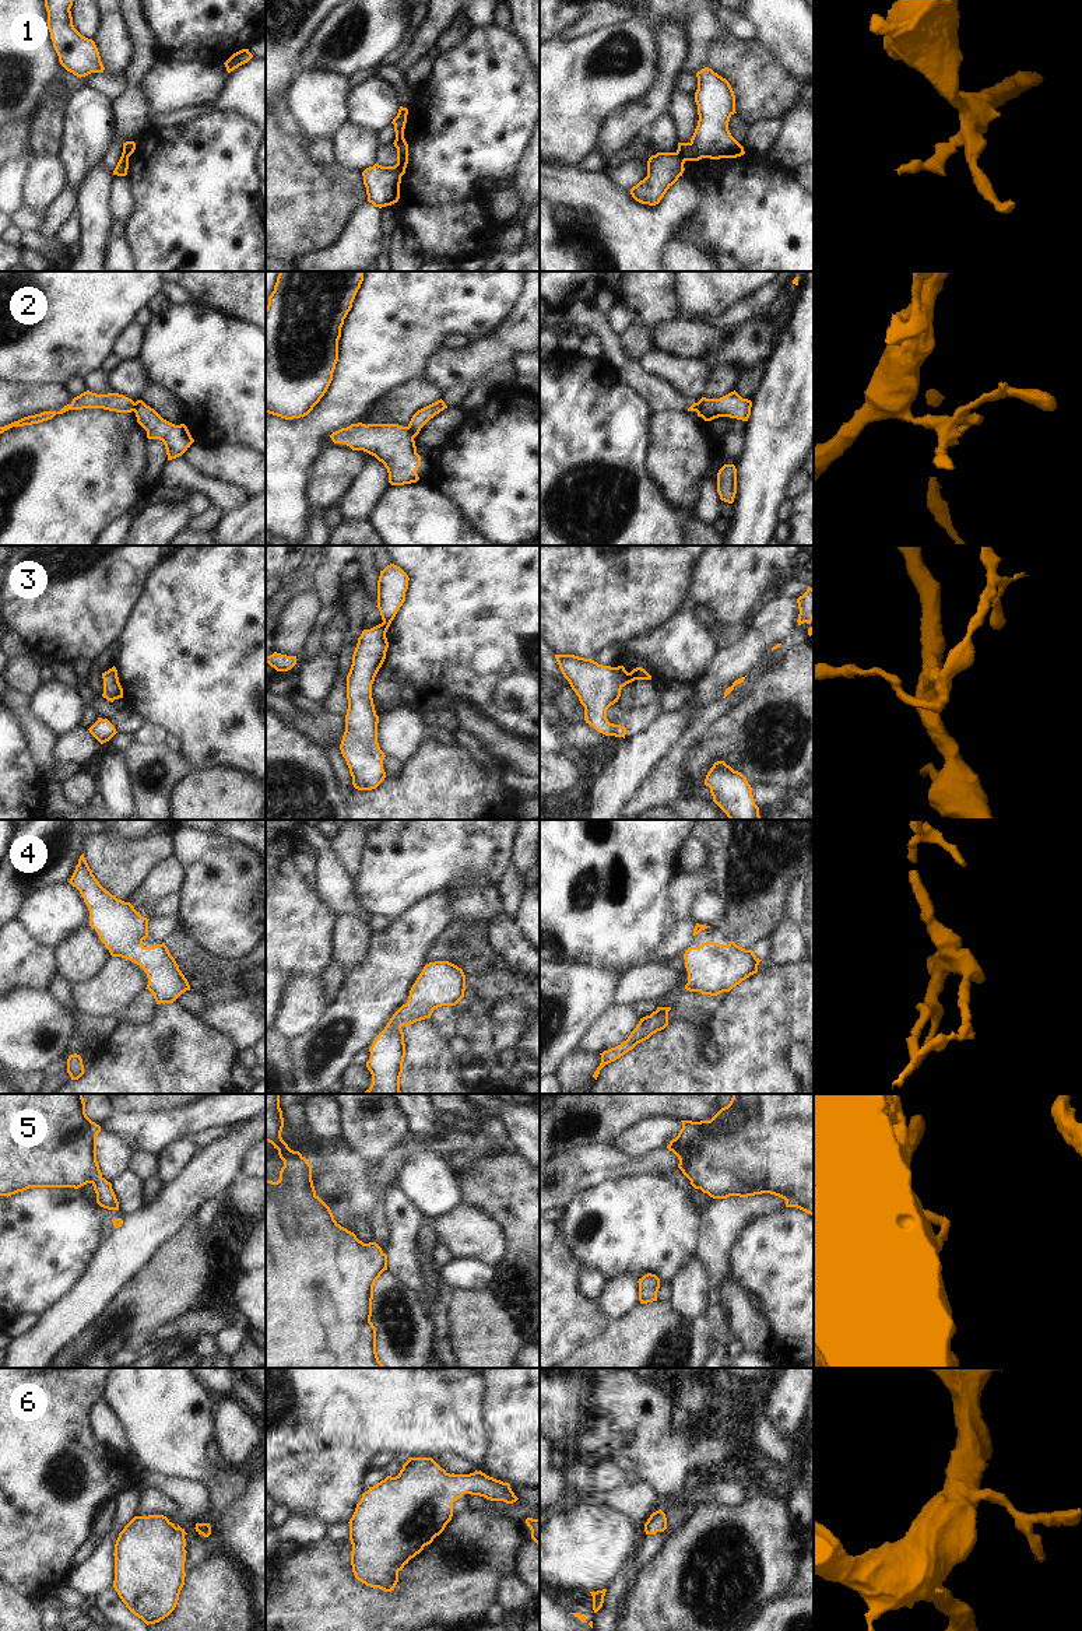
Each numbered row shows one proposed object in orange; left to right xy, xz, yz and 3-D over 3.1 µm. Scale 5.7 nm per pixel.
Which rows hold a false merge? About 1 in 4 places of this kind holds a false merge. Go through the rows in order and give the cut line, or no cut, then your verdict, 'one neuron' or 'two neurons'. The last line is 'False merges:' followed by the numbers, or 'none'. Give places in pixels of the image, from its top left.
1: cut yz (677, 151), (685, 160); two neurons
2: cut yz (695, 403), (710, 420); two neurons
3: cut none; one neuron
4: cut none; one neuron
5: cut none; one neuron
6: cut none; one neuron
False merges: 1, 2

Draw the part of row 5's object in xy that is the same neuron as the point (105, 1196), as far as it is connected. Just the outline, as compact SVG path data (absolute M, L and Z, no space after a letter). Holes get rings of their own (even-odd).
M0 1094L0 1196L29 1188L94 1186L96 1203L119 1210L119 1202L99 1169L96 1136L101 1126L85 1113L82 1094Z

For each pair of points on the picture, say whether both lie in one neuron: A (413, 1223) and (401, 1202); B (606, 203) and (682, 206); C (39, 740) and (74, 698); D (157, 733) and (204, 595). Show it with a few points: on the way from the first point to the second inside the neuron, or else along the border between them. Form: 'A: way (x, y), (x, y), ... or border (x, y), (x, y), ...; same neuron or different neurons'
A: way (407, 1217), (406, 1207); same neuron
B: way (625, 214), (663, 214); same neuron
C: border (32, 700), (32, 712), (58, 737); different neurons
D: border (146, 722), (157, 725), (167, 735); different neurons

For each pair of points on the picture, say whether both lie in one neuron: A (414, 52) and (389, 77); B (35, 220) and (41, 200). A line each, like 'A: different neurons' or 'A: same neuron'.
A: different neurons
B: different neurons

